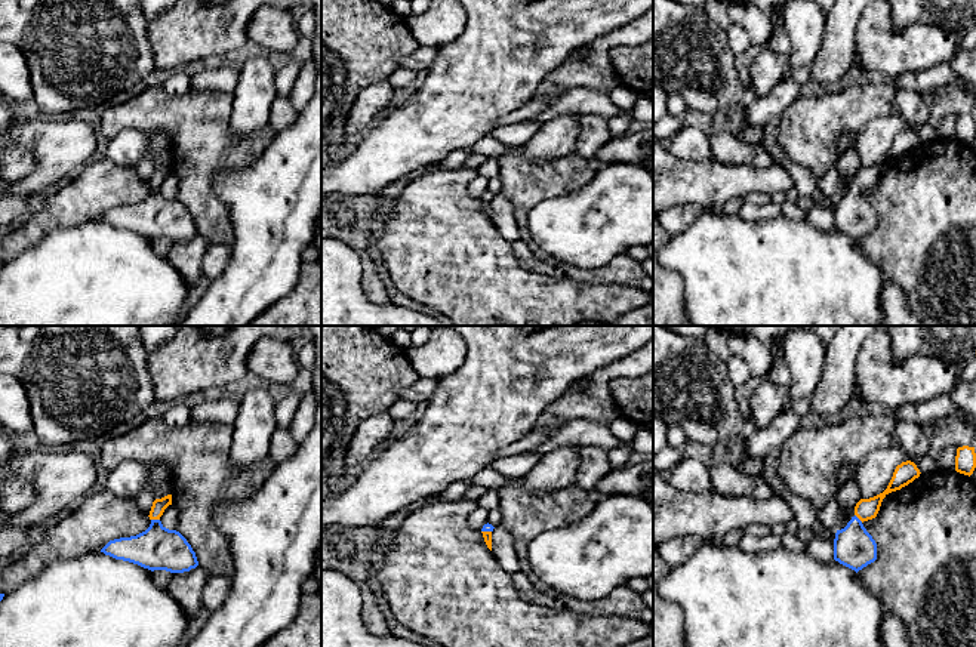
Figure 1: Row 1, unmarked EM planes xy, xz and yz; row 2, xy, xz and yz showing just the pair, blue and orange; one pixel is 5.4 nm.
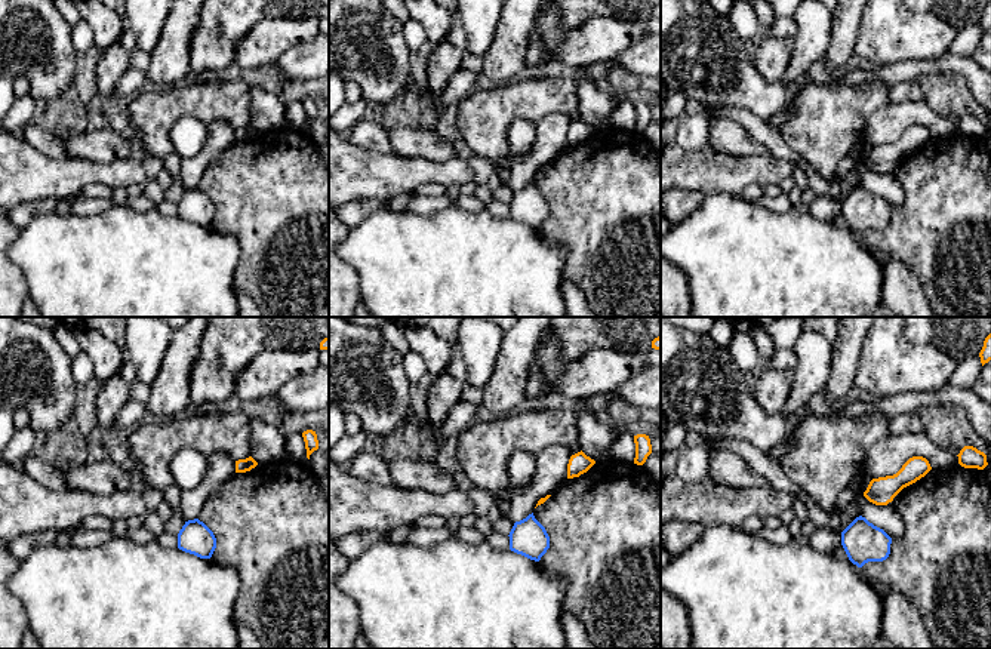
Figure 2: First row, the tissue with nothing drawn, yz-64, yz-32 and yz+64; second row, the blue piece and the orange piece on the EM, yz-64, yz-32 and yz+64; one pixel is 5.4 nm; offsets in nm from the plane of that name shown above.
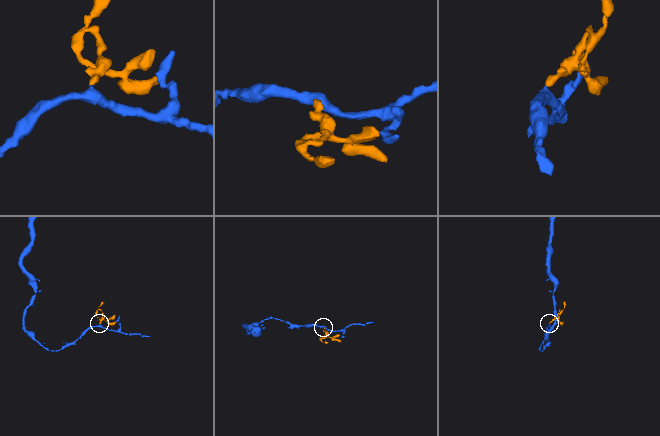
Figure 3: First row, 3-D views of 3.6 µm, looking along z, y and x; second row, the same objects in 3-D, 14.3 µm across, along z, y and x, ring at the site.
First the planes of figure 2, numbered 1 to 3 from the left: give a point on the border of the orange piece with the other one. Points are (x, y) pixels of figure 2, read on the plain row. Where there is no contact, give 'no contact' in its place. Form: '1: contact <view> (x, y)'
1: no contact
2: no contact
3: no contact

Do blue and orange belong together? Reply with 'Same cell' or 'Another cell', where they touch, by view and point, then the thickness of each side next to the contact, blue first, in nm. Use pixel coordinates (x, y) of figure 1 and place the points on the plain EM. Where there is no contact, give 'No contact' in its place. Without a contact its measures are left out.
Same cell. Touches blue at xy (156, 188). Thickness 240 nm (blue) against 80 nm

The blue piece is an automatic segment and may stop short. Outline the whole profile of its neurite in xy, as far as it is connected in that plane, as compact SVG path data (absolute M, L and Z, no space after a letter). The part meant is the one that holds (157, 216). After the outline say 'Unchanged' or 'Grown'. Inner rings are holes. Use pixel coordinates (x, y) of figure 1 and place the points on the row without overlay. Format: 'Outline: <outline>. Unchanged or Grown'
Outline: M172 163L156 167L148 184L151 192L145 200L110 209L101 221L151 240L184 241L195 237L198 229L191 213L179 200L166 197L160 190L169 173L172 173Z. Grown

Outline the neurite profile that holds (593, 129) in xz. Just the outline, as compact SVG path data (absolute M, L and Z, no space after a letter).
M579 114L579 136L572 152L582 158L597 158L598 150L610 139L607 118L594 114Z

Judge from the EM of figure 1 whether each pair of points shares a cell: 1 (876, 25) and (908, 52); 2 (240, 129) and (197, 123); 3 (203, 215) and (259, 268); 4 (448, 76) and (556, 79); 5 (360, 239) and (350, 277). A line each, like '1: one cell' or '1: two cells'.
1: one cell
2: two cells
3: two cells
4: two cells
5: two cells

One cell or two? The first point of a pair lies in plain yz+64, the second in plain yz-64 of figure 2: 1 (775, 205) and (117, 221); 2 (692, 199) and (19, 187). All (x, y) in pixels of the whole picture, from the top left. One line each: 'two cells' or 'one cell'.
1: two cells
2: two cells

